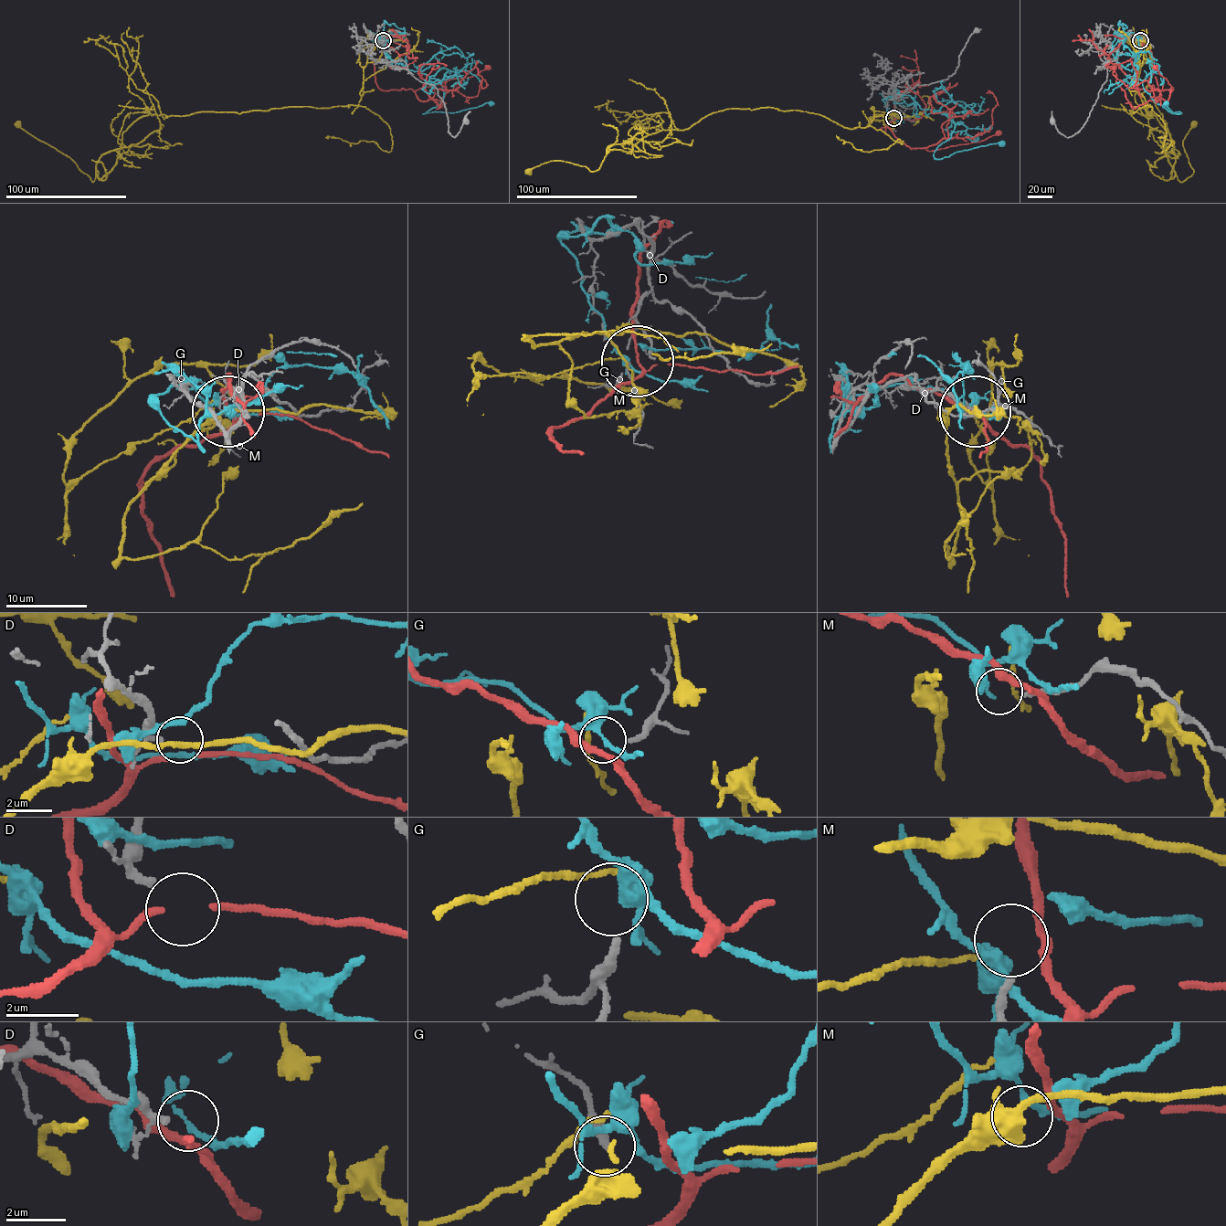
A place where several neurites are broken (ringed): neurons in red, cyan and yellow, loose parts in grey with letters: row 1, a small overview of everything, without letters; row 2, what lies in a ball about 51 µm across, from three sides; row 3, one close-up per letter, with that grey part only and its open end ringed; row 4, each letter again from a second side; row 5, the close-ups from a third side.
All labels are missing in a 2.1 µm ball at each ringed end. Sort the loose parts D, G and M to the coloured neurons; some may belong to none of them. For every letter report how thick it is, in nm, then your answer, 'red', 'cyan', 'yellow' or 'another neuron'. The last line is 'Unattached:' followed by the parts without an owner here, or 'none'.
D: 170 nm | another neuron
G: 240 nm | another neuron
M: 200 nm | another neuron
Unattached: D, G, M

